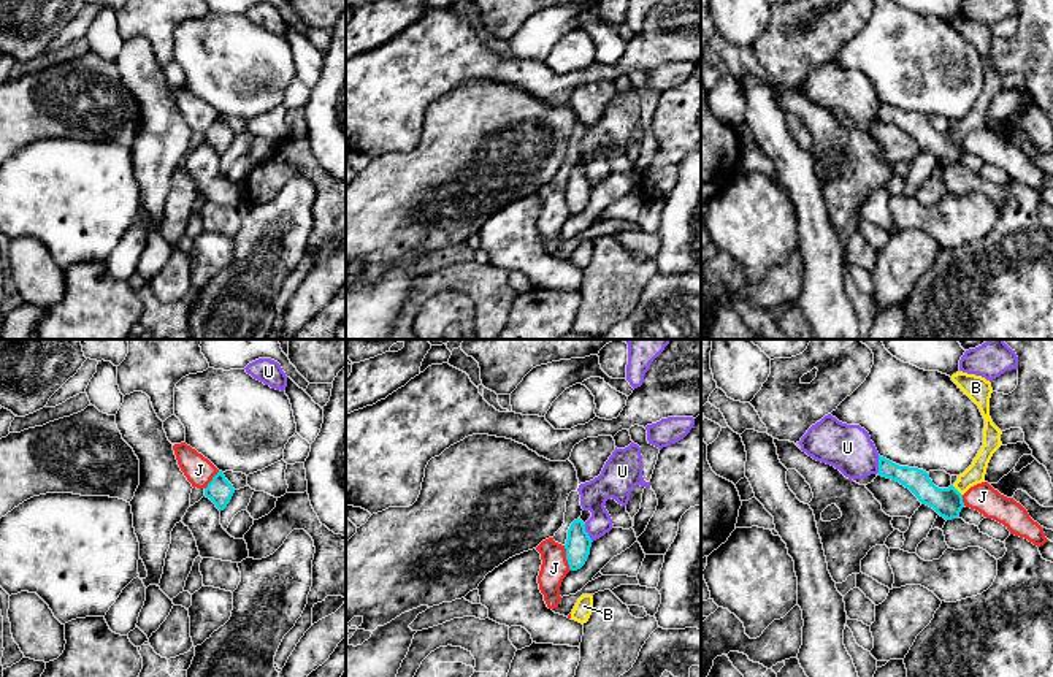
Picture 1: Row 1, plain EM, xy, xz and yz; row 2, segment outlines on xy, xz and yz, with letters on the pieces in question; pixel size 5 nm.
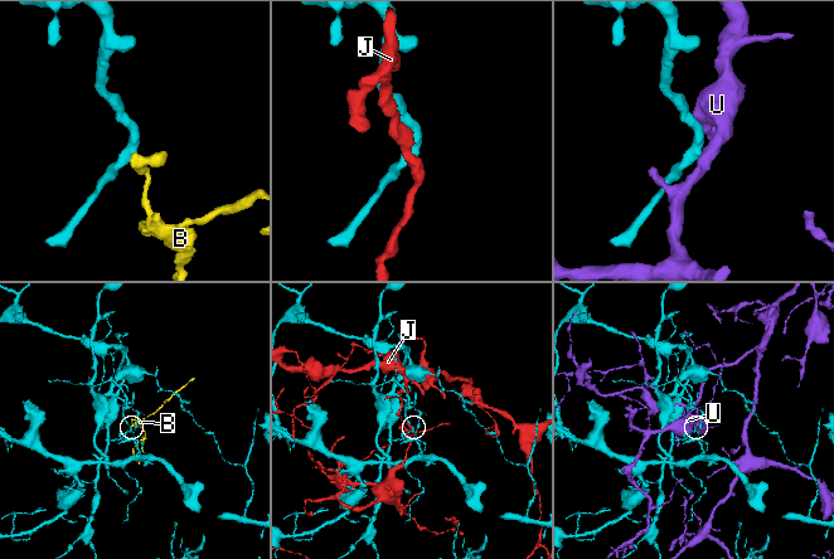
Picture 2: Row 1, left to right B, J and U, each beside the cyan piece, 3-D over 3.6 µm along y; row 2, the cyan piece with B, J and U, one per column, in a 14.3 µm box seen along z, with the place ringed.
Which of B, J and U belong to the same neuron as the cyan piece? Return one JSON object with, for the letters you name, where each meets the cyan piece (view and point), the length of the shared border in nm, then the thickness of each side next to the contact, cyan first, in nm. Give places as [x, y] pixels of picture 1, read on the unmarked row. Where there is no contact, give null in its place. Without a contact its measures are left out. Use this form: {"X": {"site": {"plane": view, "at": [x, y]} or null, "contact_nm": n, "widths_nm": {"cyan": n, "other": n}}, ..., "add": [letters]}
{"B": {"site": {"plane": "yz", "at": [957, 135]}, "contact_nm": 80, "widths_nm": {"cyan": 150, "other": 100}}, "add": ["B"]}

